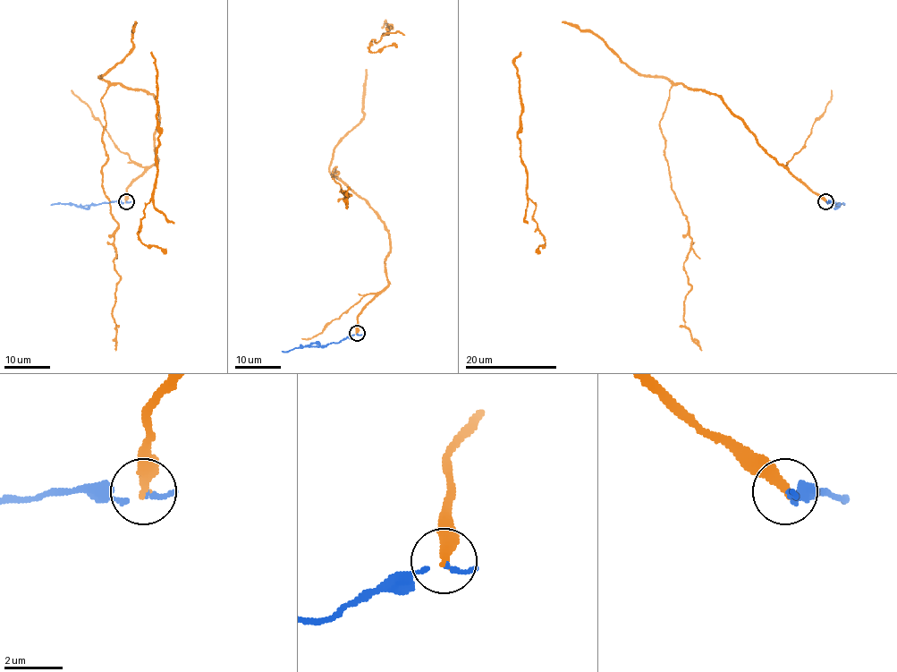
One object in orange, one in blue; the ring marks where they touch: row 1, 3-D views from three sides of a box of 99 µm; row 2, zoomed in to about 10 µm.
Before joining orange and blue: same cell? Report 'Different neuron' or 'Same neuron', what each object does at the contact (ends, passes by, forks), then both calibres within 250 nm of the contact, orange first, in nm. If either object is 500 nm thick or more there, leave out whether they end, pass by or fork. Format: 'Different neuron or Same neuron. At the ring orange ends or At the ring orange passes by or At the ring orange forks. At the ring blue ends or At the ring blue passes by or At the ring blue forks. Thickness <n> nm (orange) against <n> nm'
Different neuron. At the ring orange ends. At the ring blue ends. Thickness 380 nm (orange) against 180 nm

